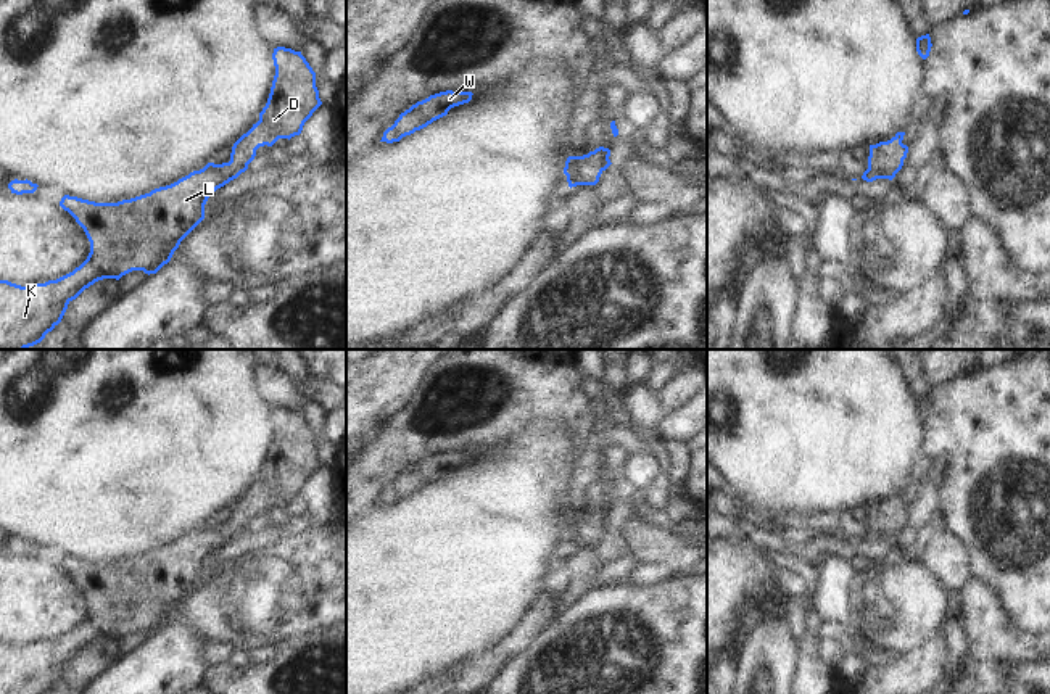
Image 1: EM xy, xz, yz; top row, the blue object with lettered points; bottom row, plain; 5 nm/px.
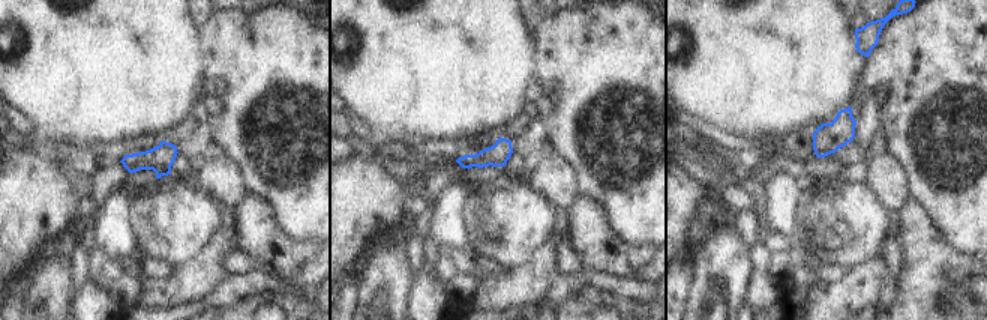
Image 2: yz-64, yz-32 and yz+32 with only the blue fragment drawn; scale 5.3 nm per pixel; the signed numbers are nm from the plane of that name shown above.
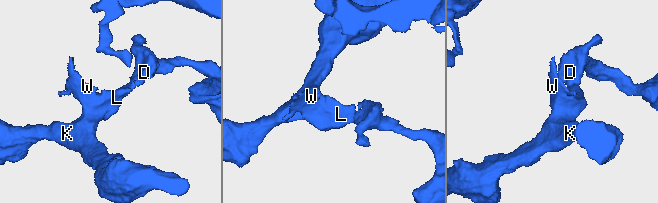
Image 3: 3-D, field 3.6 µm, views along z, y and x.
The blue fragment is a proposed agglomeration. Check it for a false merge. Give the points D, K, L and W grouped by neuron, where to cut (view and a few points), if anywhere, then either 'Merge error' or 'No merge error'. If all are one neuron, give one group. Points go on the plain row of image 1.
Groups: D K L W. No split. No merge error.

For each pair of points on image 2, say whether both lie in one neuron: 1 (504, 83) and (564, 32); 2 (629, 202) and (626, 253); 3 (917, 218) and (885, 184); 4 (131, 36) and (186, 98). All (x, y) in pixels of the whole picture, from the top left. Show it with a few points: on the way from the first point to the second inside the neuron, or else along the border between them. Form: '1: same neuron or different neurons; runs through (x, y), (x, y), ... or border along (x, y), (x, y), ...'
1: different neurons; border along (533, 29), (537, 38), (536, 77), (548, 87)
2: different neurons; border along (608, 209), (611, 224), (624, 238), (650, 242)
3: different neurons; border along (911, 199), (899, 214)
4: same neuron; runs through (140, 51), (171, 83)

